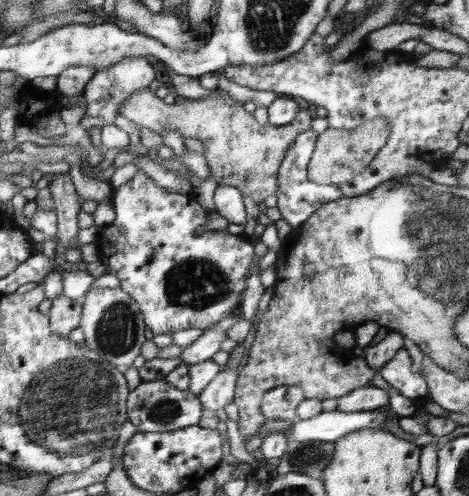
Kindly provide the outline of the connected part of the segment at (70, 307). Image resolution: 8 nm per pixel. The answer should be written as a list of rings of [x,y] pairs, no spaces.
[[[63,292],[52,298],[52,308],[48,312],[52,330],[67,338],[69,332],[82,324],[82,310],[82,303],[65,296]]]

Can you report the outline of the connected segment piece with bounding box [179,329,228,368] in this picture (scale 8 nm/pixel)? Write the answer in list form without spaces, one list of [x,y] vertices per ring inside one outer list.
[[[206,329],[196,342],[183,348],[183,352],[179,357],[189,368],[192,367],[193,364],[206,362],[221,350],[221,342],[224,339],[228,339],[227,332],[216,331],[216,329]]]

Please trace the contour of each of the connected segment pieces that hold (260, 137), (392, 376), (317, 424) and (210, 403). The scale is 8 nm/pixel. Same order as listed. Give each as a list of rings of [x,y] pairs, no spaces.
[[[149,87],[140,88],[133,92],[119,108],[120,115],[125,116],[128,120],[135,122],[142,128],[148,128],[152,132],[161,134],[167,126],[179,132],[184,138],[198,138],[205,148],[205,159],[209,166],[212,178],[217,184],[229,184],[239,188],[244,196],[253,198],[256,204],[260,204],[267,196],[276,194],[278,190],[277,172],[283,158],[286,156],[290,143],[302,132],[310,130],[310,114],[308,110],[300,109],[295,119],[290,124],[276,126],[270,123],[264,125],[258,123],[252,112],[244,110],[243,104],[230,97],[223,89],[216,89],[213,95],[198,100],[185,100],[176,98],[173,104],[167,104],[160,99],[155,93],[150,91]]]
[[[405,348],[396,353],[392,360],[388,360],[379,373],[390,386],[400,391],[402,396],[416,401],[418,405],[423,406],[422,404],[432,401],[424,373],[422,370],[412,372],[412,358]]]
[[[338,409],[332,412],[322,411],[316,416],[293,422],[287,432],[282,432],[288,439],[298,442],[319,440],[333,443],[344,438],[351,432],[365,428],[386,429],[386,421],[391,418],[388,411],[342,412]]]
[[[242,342],[230,353],[229,362],[222,366],[220,373],[206,386],[206,389],[197,395],[203,408],[213,411],[220,410],[233,400],[236,392],[236,380],[238,380],[237,370],[240,359],[244,356]]]

